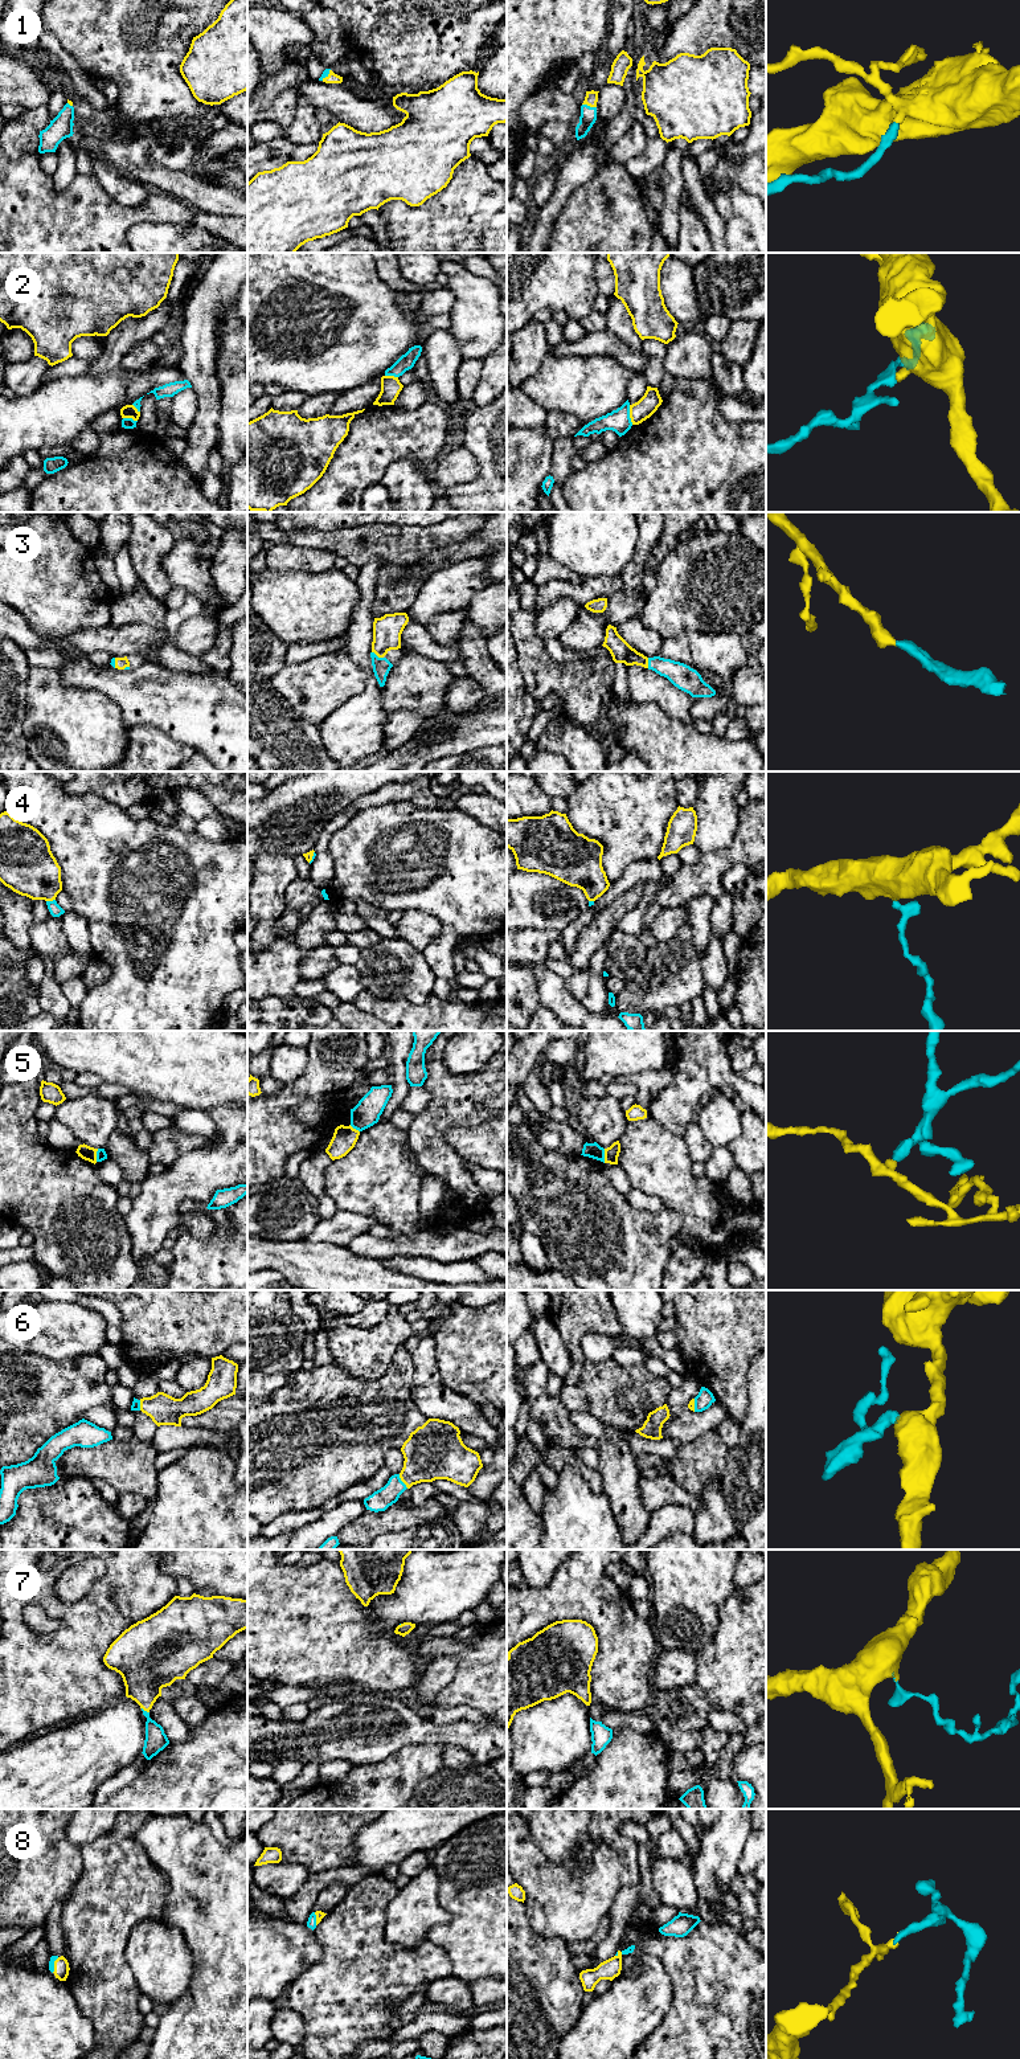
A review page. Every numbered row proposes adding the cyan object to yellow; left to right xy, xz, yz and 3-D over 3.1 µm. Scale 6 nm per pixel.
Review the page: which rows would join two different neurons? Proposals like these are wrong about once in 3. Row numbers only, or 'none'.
2, 5

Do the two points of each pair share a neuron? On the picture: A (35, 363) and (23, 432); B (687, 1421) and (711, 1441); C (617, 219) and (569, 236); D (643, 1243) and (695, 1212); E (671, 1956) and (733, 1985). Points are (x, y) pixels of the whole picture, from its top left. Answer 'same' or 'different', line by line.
A: different
B: different
C: same
D: different
E: same

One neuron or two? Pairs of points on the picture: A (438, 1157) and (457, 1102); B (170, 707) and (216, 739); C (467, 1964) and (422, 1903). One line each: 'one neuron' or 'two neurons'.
A: one neuron
B: one neuron
C: two neurons

